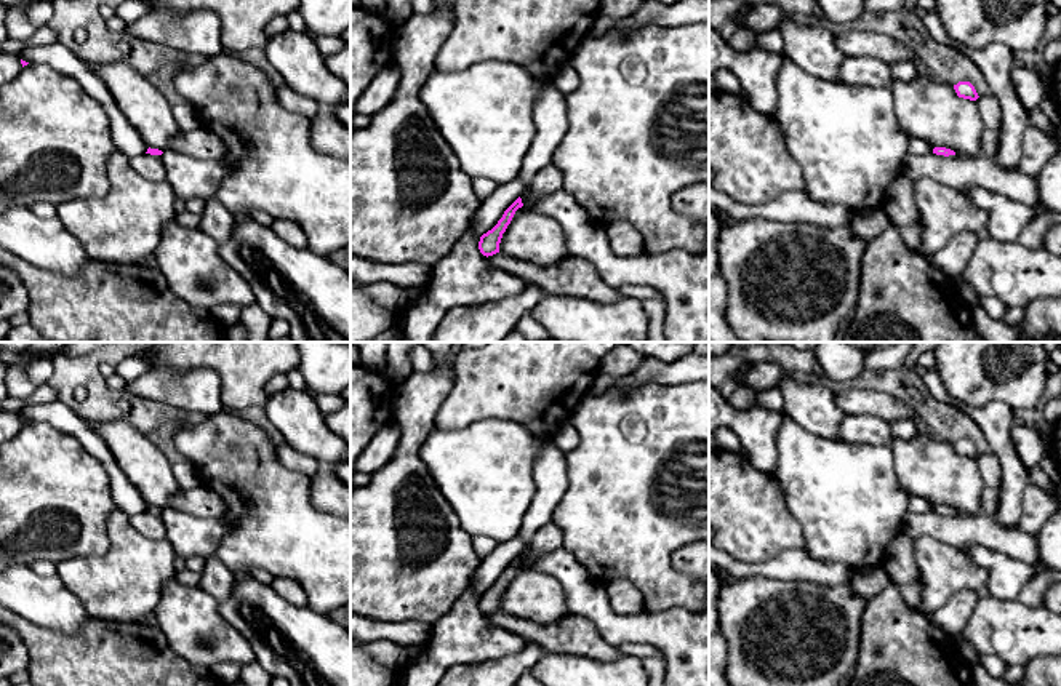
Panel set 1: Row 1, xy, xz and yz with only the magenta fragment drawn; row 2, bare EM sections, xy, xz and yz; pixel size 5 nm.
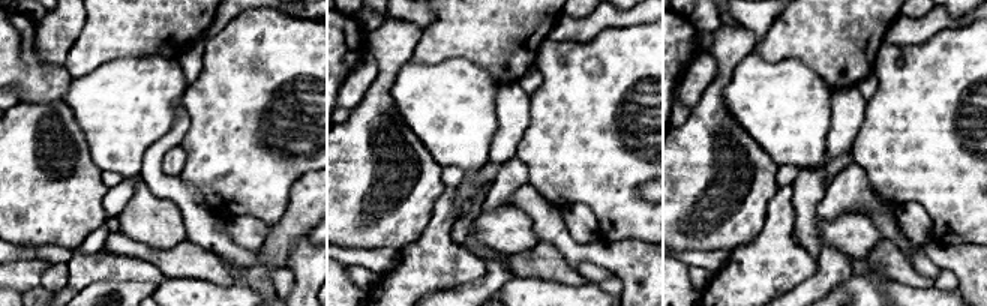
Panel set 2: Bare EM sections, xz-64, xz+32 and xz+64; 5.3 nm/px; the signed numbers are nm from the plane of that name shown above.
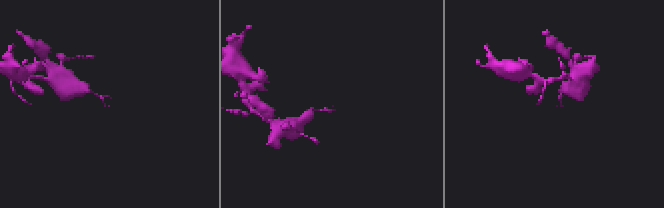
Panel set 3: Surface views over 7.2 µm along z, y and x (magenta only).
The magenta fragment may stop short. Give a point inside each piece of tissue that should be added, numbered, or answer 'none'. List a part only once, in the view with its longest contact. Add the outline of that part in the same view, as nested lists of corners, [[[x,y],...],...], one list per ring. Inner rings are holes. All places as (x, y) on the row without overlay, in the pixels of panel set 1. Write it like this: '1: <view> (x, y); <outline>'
none

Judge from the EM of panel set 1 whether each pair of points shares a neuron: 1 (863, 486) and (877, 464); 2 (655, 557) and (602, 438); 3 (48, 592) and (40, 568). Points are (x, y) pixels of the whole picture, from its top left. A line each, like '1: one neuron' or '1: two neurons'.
1: one neuron
2: one neuron
3: two neurons

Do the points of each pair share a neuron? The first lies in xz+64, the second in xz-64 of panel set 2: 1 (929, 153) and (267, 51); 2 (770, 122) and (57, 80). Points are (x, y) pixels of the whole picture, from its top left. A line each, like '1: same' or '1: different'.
1: same
2: different

